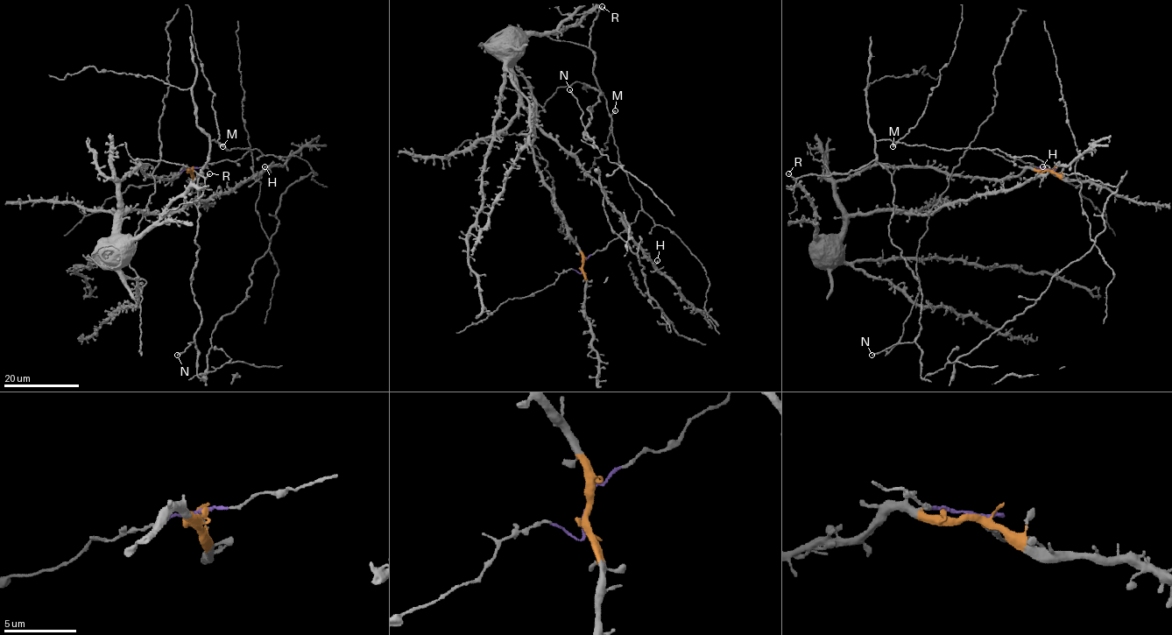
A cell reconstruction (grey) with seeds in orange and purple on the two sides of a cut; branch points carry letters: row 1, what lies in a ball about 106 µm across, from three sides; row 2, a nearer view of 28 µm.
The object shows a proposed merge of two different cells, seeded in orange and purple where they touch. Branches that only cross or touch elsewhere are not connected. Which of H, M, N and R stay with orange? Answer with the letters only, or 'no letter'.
H

